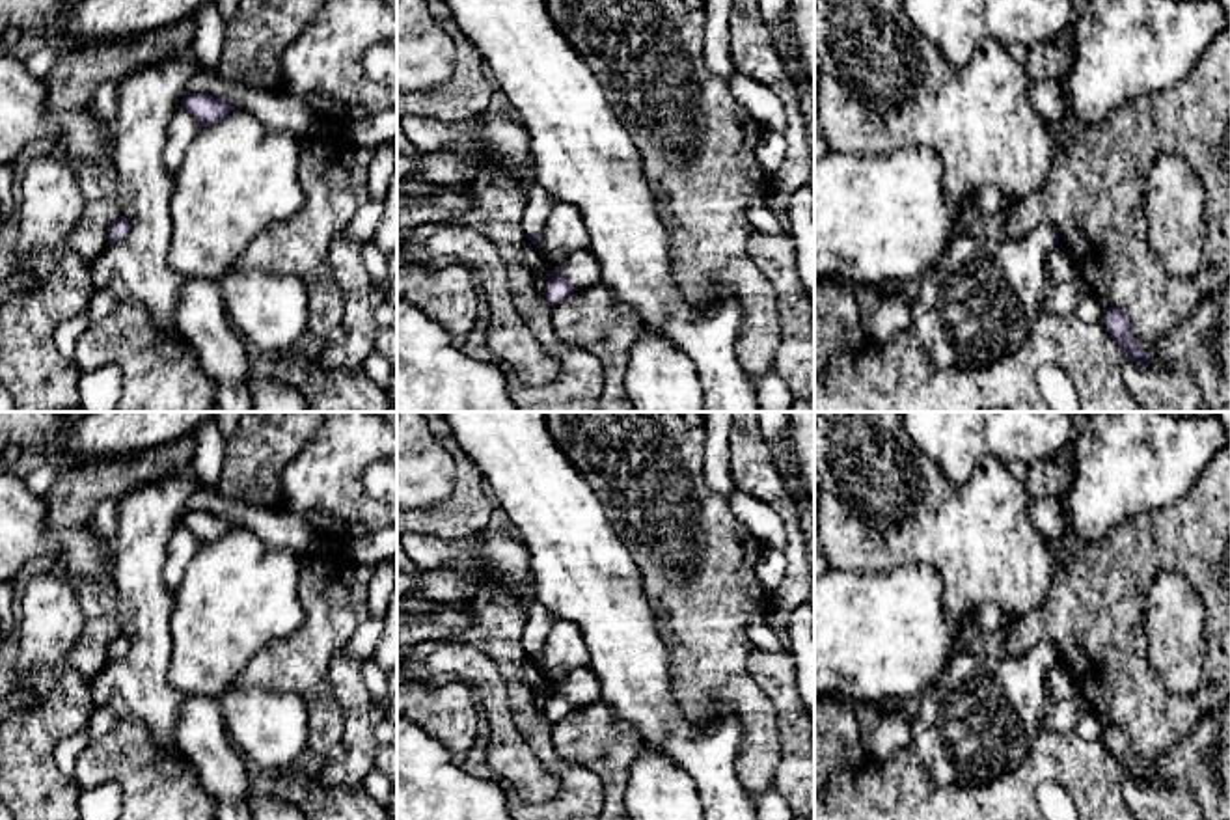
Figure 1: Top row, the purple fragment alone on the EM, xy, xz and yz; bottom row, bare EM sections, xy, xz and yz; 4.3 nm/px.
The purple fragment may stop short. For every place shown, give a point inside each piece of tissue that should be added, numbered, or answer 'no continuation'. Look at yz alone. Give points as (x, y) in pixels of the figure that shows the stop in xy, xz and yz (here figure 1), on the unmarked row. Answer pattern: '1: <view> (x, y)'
1: yz (979, 722)

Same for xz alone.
1: xz (505, 563)

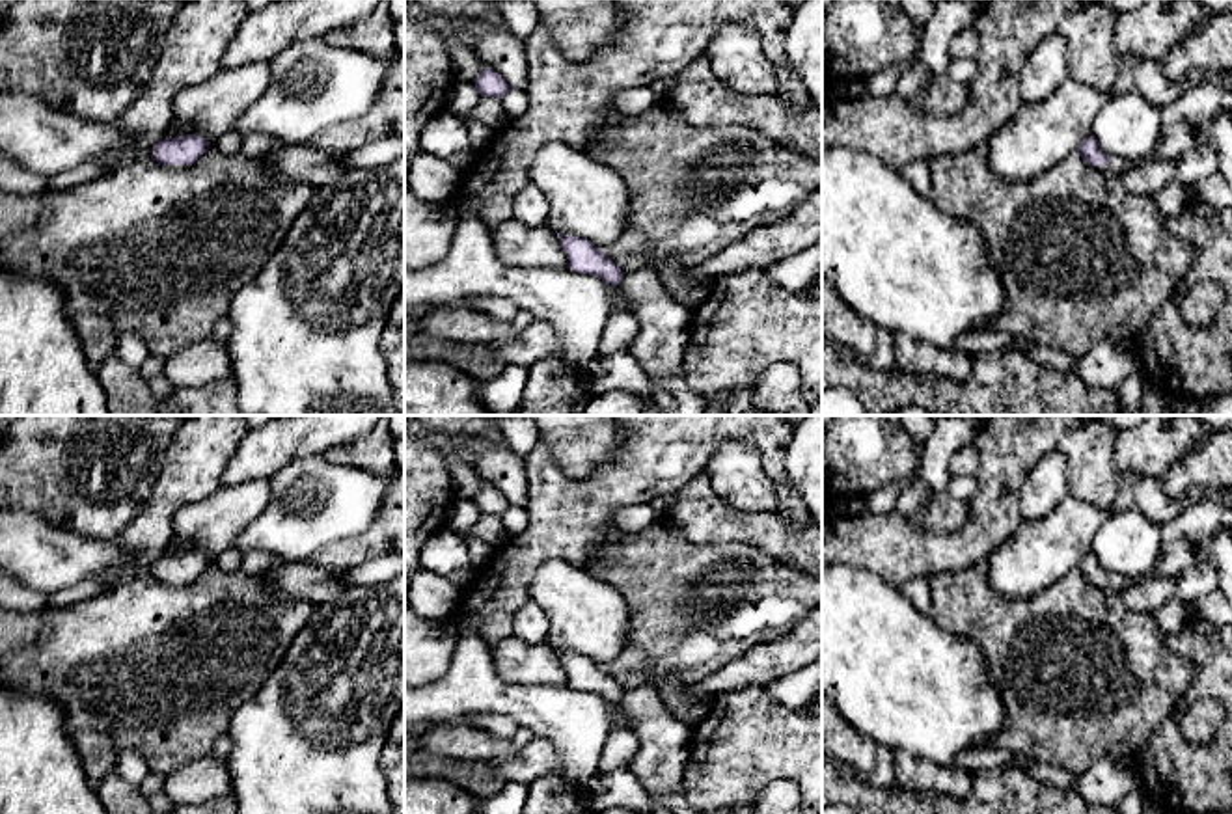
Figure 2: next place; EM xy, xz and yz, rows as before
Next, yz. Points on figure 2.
1: yz (1115, 582)

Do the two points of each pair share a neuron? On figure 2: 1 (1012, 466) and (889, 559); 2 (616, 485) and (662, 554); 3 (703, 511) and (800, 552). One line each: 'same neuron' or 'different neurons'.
1: same neuron
2: different neurons
3: same neuron

